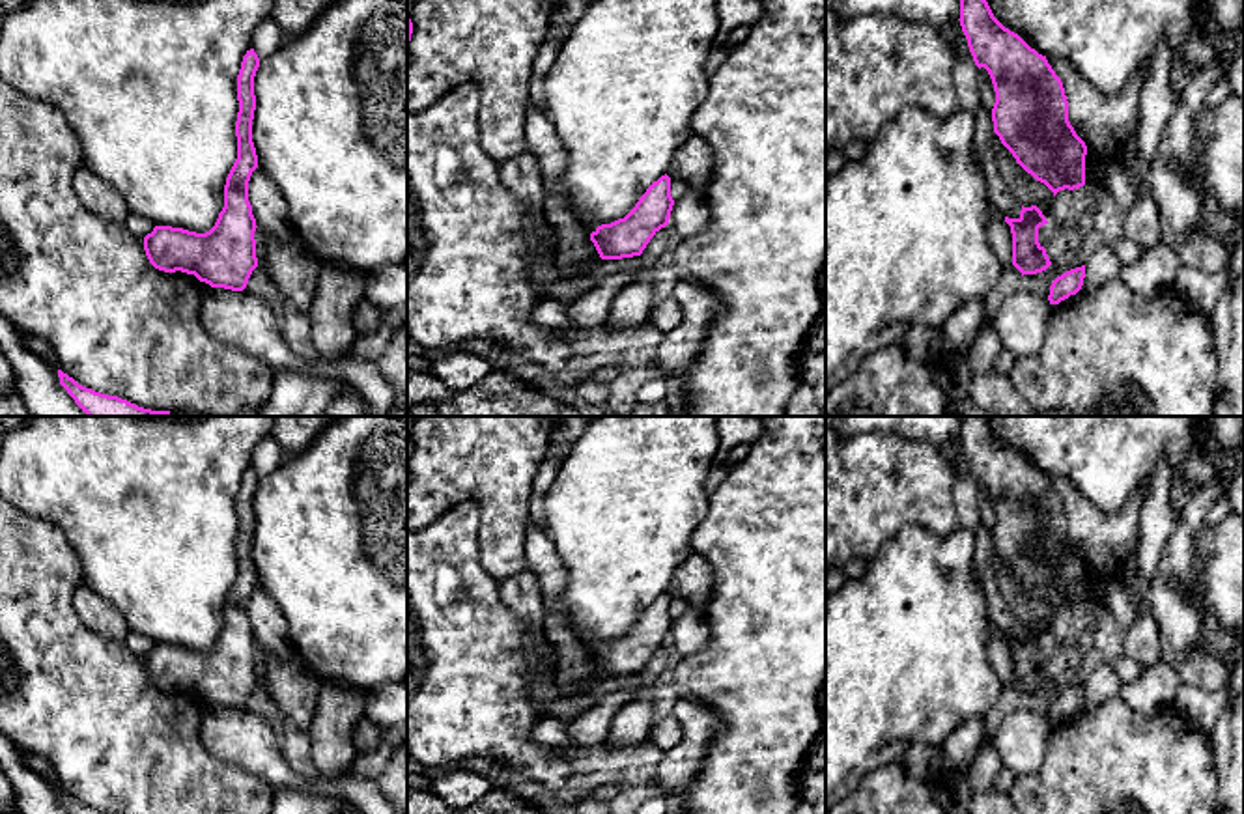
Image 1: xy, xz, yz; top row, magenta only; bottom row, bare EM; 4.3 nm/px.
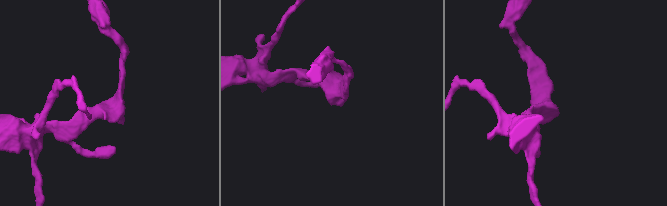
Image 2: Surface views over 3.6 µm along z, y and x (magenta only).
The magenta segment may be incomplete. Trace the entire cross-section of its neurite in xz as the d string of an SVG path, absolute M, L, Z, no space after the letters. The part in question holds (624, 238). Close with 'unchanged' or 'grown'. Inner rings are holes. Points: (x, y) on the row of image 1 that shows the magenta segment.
M665 174L646 189L624 218L601 224L590 233L600 258L641 256L650 239L669 224L672 205L671 177Z | unchanged

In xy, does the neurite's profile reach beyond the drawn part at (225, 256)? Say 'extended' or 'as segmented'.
as segmented

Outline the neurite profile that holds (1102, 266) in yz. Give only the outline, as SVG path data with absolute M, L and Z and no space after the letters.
M1104 243L1095 250L1095 254L1085 263L1083 286L1076 295L1061 301L1063 306L1072 306L1081 299L1087 299L1100 286L1117 276L1121 263L1115 256L1111 243Z

